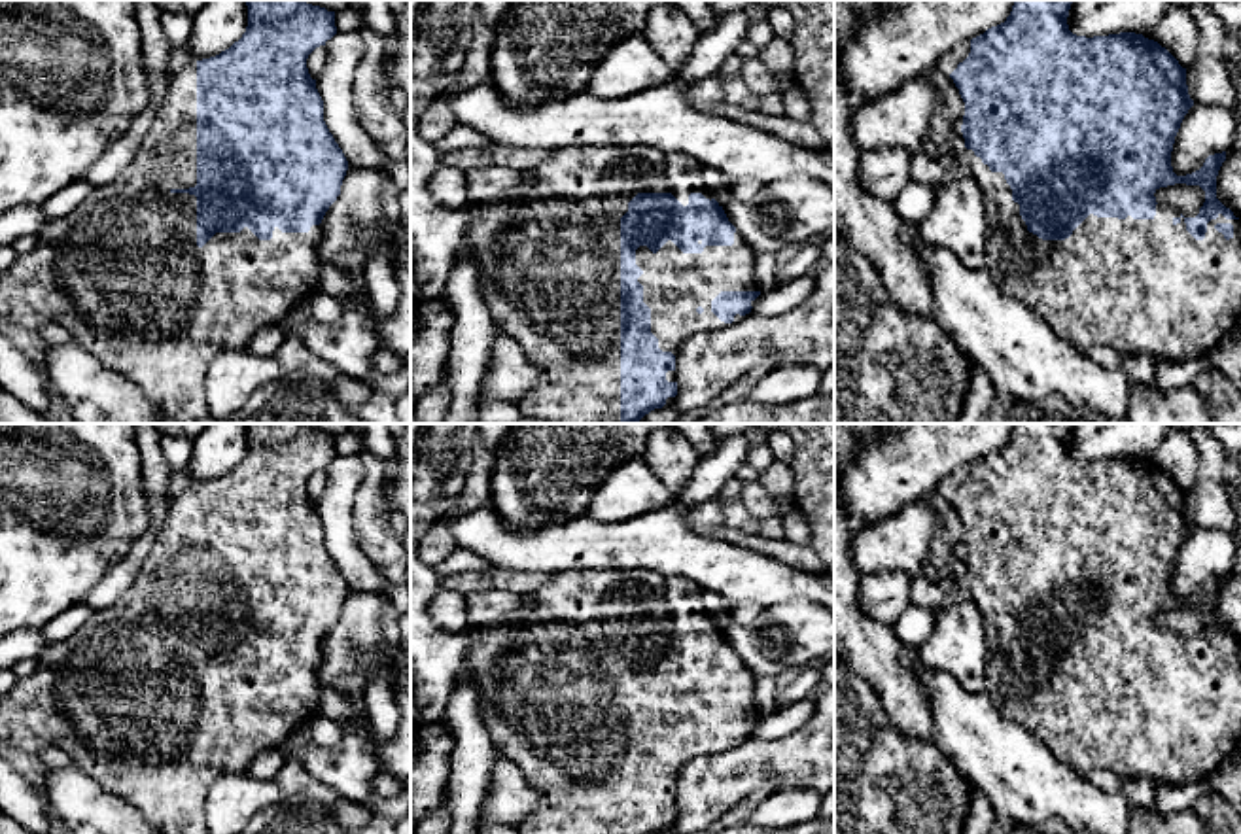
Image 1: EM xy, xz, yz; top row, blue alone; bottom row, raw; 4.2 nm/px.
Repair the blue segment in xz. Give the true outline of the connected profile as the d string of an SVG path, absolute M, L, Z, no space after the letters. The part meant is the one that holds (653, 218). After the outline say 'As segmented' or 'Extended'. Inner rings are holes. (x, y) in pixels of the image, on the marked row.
M562 148L554 149L530 172L530 187L518 197L482 202L469 217L465 246L477 261L479 291L499 333L522 350L537 373L537 386L516 407L522 416L545 424L638 424L645 414L672 405L677 395L675 356L681 344L704 331L723 329L751 312L760 295L755 278L757 253L728 221L723 206L704 187L702 165L681 153L660 153L656 148Z. Extended

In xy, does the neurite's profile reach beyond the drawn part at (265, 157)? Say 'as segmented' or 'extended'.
extended

